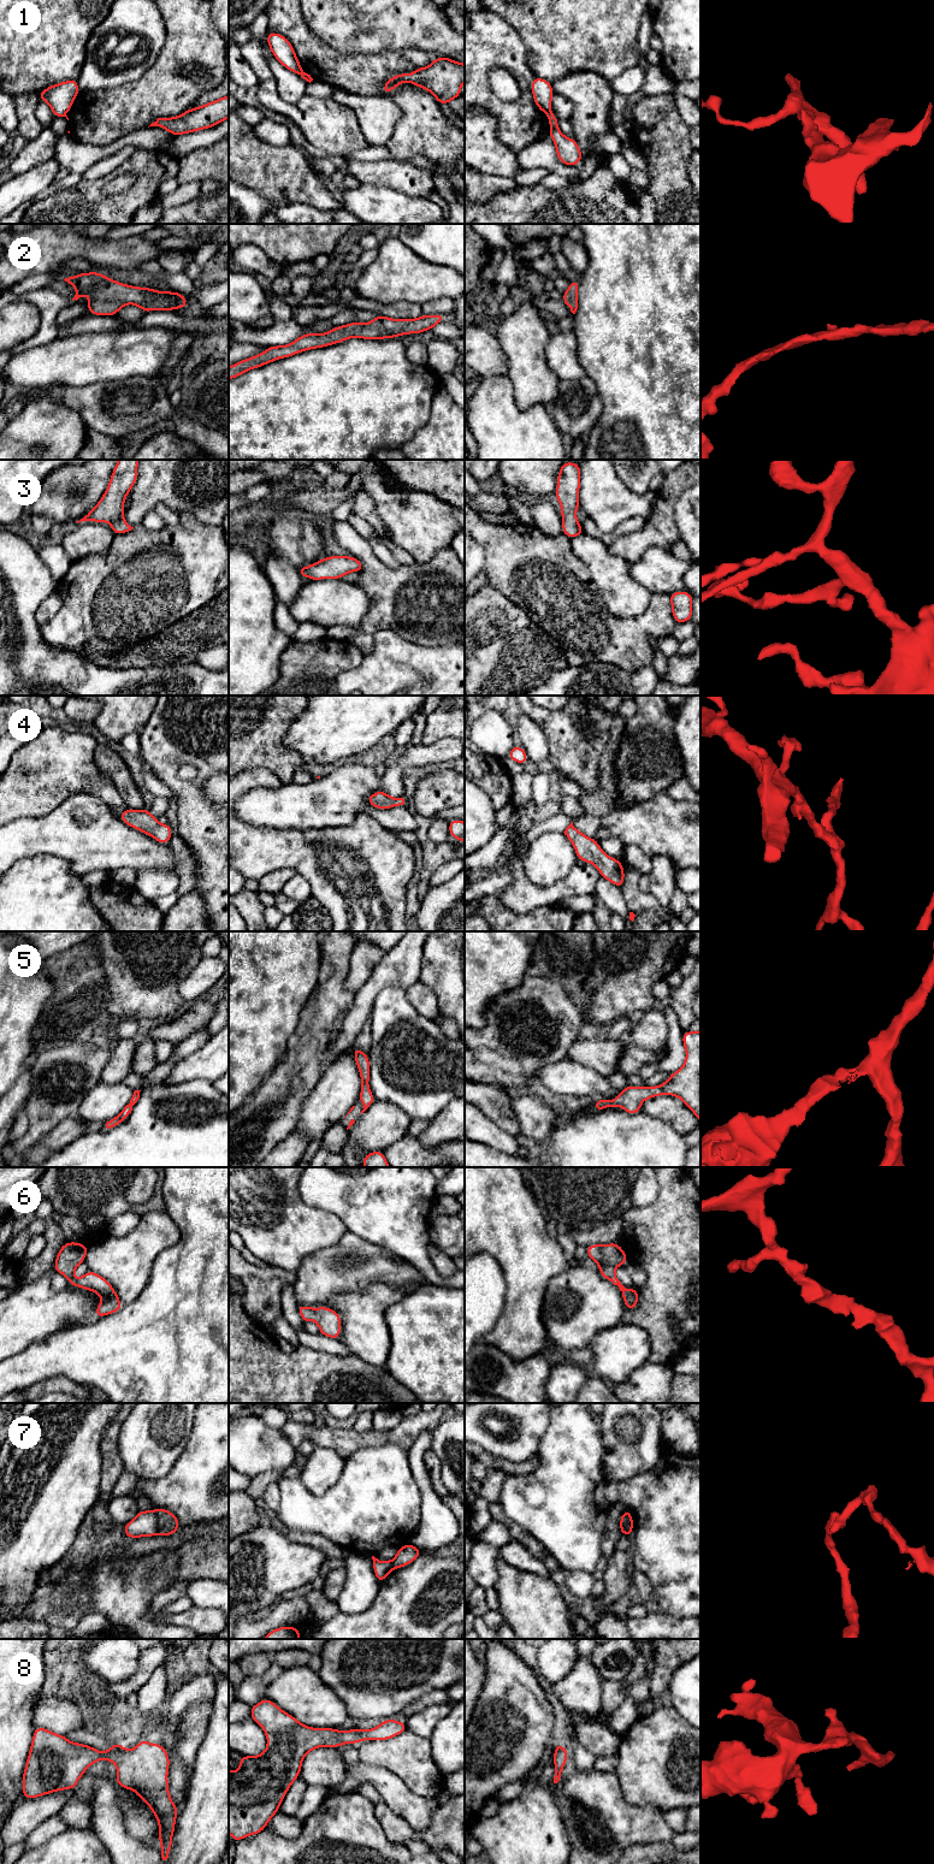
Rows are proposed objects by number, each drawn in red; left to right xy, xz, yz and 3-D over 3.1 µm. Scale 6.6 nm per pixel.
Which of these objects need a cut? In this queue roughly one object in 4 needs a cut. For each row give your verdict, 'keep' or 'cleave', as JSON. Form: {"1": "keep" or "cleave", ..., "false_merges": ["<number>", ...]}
{"1": "cleave", "2": "keep", "3": "keep", "4": "keep", "5": "keep", "6": "keep", "7": "cleave", "8": "keep", "false_merges": ["1", "7"]}

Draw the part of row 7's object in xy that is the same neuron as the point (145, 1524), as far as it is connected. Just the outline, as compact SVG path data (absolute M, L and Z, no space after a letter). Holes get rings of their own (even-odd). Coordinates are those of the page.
M155 1510L137 1511L137 1515L124 1525L126 1538L154 1537L158 1534L158 1516Z

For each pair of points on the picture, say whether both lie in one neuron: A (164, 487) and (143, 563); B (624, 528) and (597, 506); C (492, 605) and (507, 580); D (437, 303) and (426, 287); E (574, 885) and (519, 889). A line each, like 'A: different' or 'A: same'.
A: different
B: different
C: different
D: different
E: same

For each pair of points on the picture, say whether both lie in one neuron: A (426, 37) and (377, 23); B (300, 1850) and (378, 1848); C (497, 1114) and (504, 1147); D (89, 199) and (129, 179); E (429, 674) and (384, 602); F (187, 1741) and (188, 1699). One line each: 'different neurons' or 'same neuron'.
A: same neuron
B: same neuron
C: different neurons
D: different neurons
E: different neurons
F: different neurons

